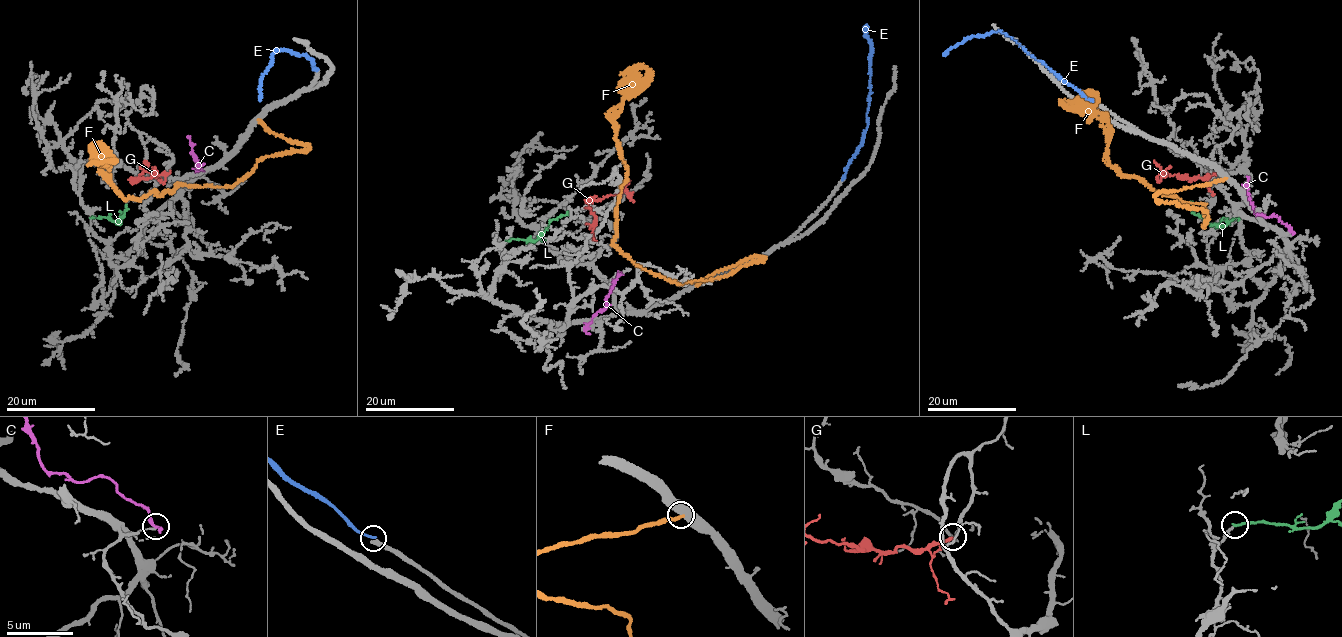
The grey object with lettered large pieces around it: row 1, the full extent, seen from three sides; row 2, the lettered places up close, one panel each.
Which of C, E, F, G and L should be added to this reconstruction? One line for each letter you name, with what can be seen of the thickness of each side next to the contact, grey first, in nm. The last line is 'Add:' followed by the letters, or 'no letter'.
G: 200/240 nm
L: 240/190 nm
Add: G, L

